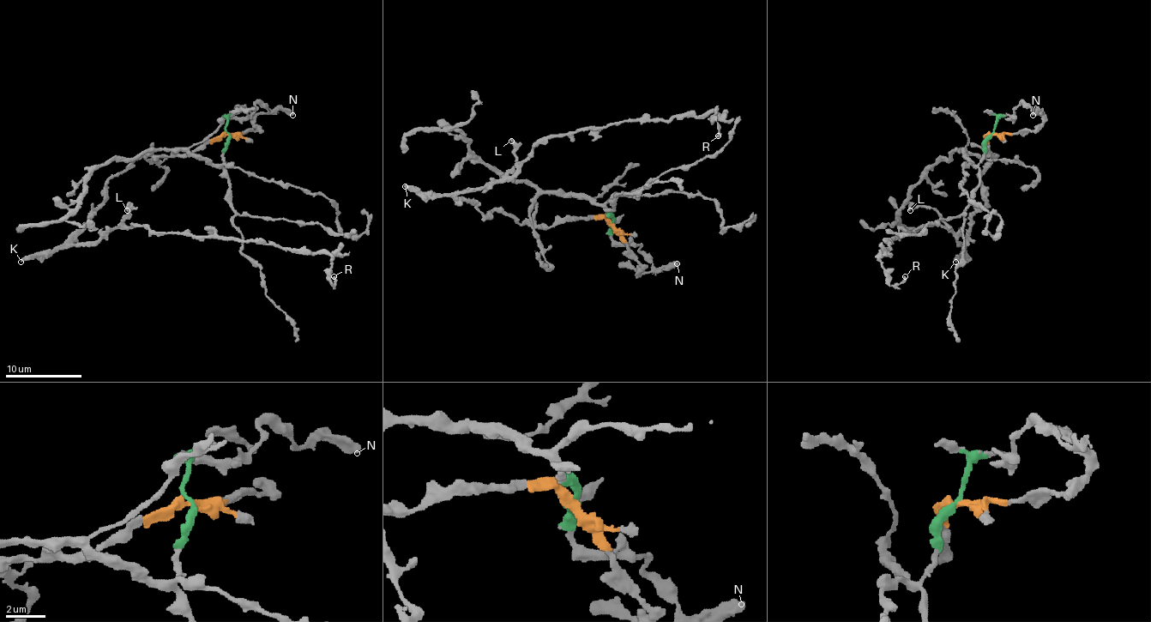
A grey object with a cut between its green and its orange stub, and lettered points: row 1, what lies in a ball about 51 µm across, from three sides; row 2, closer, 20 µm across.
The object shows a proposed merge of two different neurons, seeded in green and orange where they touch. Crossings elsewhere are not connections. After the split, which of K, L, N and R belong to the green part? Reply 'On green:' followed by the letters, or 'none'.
On green: none

